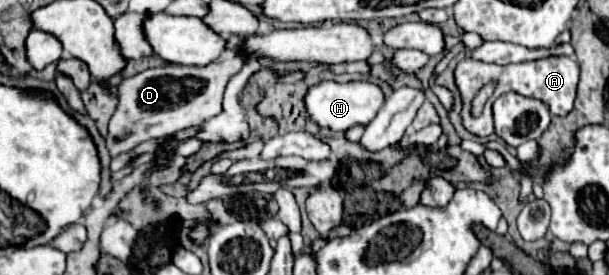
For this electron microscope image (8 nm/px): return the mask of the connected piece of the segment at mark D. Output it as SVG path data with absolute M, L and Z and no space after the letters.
M229 48L217 62L203 68L167 64L165 68L149 68L137 76L125 78L119 86L117 112L109 122L109 134L105 138L111 156L127 152L145 140L169 136L221 114L227 80L237 74L241 66L243 58Z

